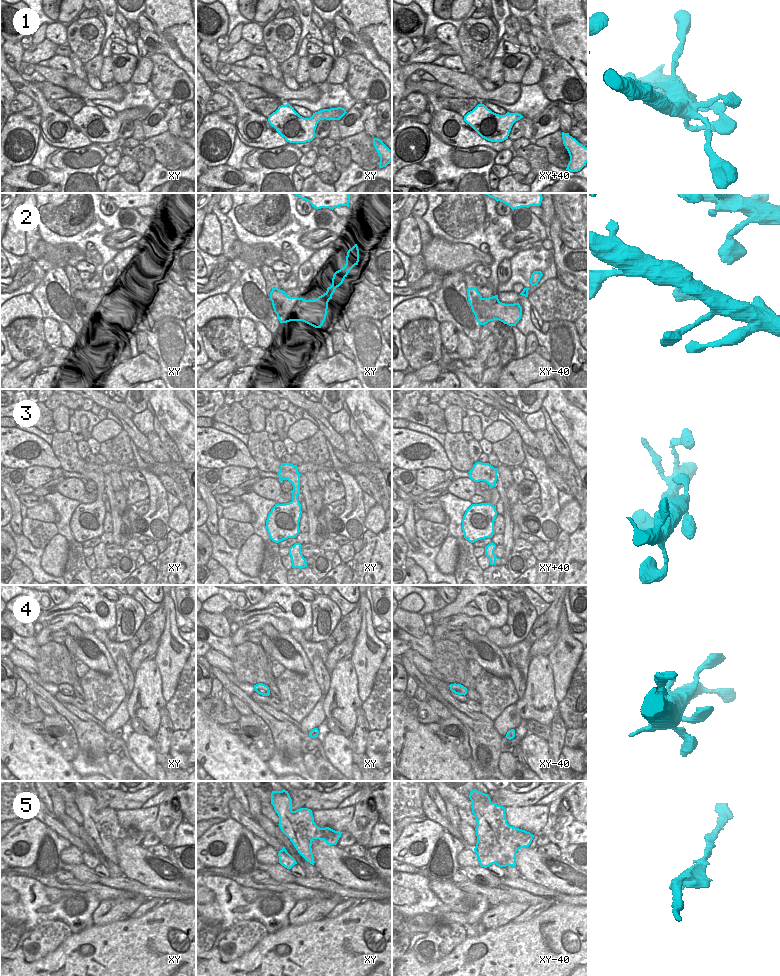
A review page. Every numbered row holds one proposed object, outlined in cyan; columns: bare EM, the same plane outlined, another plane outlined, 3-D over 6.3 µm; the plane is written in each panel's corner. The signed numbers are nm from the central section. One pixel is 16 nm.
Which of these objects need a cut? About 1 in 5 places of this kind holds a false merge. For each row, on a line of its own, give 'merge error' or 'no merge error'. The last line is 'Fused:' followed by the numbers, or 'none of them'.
1: no merge error
2: no merge error
3: no merge error
4: no merge error
5: no merge error
Fused: none of them

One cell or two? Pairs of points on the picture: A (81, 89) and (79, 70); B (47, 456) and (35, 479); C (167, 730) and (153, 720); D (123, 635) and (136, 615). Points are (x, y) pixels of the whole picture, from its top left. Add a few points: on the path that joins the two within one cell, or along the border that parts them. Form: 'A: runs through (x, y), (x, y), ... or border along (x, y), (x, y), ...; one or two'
A: border along (74, 73), (87, 83); two
B: border along (52, 468), (29, 466), (26, 469); two
C: border along (165, 706), (161, 709), (159, 729), (156, 732); two
D: runs through (128, 630), (135, 625), (135, 620); one

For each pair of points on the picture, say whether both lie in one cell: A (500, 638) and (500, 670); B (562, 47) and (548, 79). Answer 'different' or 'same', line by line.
A: different
B: different

